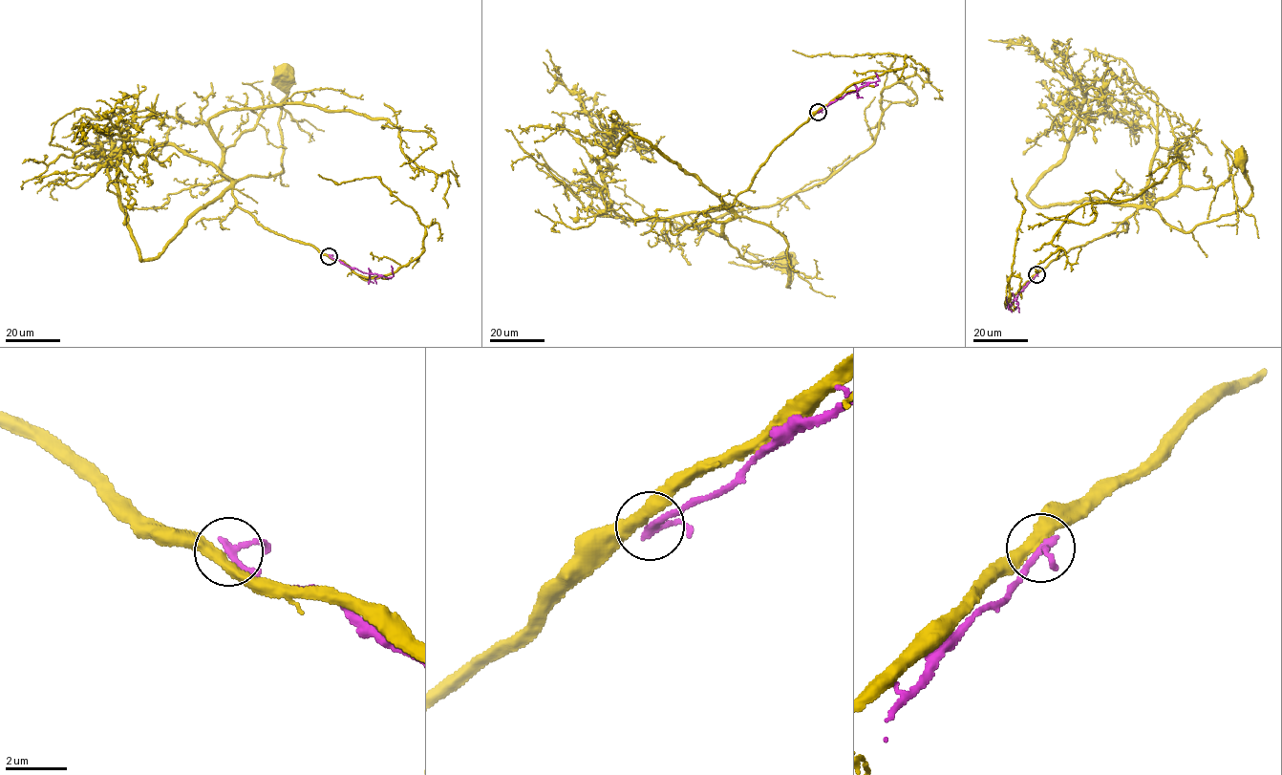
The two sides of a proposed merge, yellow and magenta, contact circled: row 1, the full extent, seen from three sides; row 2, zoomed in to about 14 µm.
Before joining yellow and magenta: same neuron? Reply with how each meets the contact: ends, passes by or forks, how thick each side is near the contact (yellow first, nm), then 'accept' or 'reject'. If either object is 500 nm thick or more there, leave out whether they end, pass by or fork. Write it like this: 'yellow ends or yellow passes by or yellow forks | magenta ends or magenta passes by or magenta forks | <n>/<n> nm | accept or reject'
yellow passes by | magenta passes by | 360/190 nm | reject

